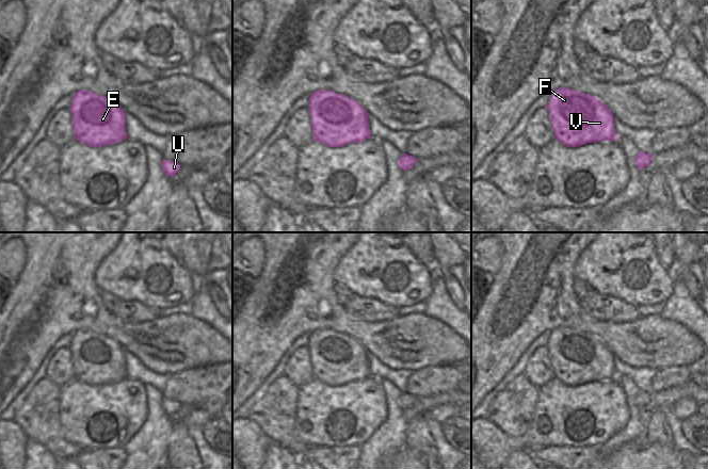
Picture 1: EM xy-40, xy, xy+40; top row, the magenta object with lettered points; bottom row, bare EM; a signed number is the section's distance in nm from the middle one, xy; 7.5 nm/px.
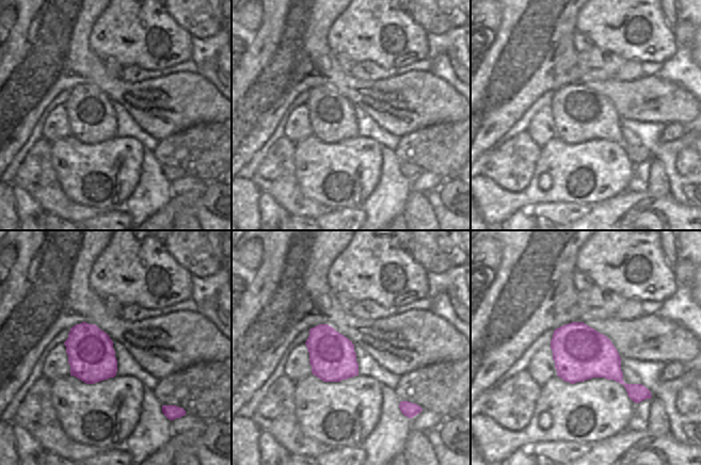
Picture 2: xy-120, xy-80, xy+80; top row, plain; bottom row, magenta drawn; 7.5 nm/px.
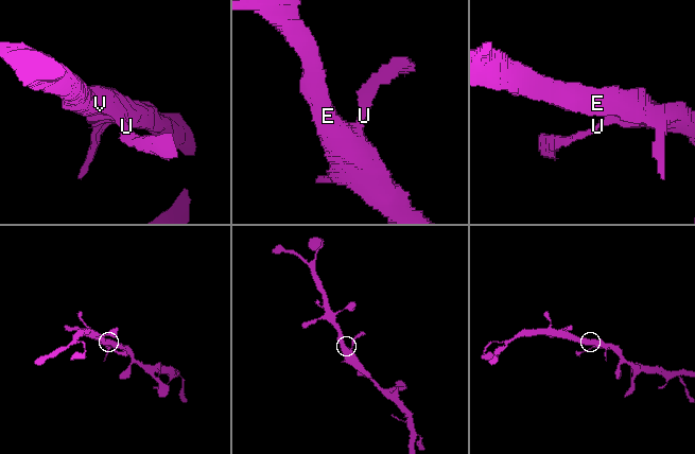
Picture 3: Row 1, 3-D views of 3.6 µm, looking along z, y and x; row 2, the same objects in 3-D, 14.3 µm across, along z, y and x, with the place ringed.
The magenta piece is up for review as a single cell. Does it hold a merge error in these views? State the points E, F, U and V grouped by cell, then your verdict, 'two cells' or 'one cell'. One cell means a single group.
E F U V; one cell

